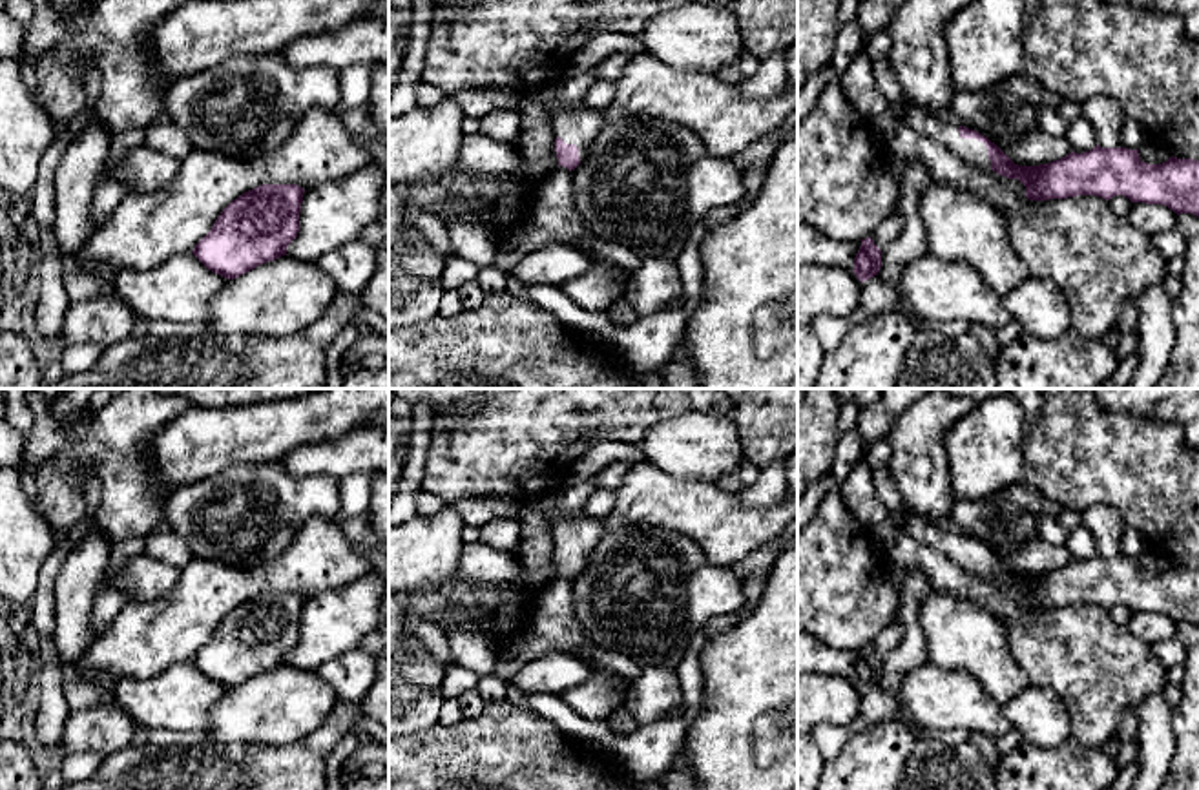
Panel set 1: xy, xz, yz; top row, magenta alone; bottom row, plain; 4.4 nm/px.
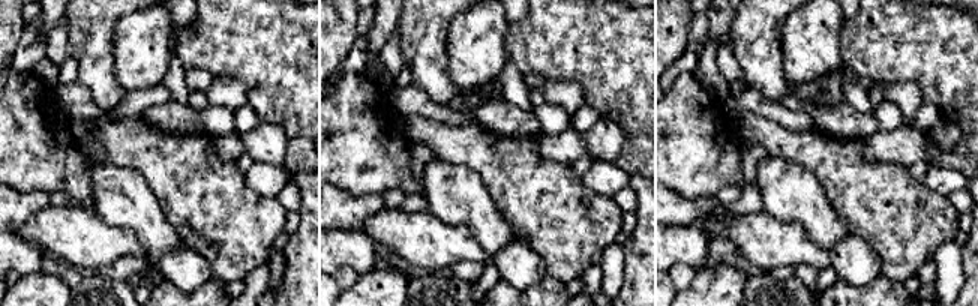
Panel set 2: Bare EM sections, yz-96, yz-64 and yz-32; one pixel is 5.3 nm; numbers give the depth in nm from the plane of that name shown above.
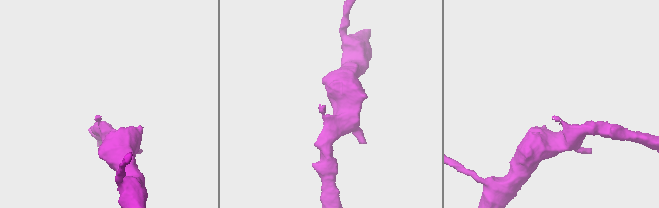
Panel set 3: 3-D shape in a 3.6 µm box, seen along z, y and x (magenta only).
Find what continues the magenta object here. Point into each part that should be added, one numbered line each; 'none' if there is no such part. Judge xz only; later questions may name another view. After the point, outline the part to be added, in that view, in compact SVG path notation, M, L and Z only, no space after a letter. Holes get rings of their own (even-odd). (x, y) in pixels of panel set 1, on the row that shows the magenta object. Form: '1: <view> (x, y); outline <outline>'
1: xz (579, 126); outline M562 77L549 78L546 84L535 88L527 97L533 97L547 111L555 139L560 137L566 144L575 144L580 161L584 161L593 139L604 124L604 115L602 109L591 109L586 106L575 109L564 108L557 100L562 80Z

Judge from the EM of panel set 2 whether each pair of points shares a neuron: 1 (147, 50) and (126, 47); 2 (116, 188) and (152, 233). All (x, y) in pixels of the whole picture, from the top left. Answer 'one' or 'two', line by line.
1: one
2: one

